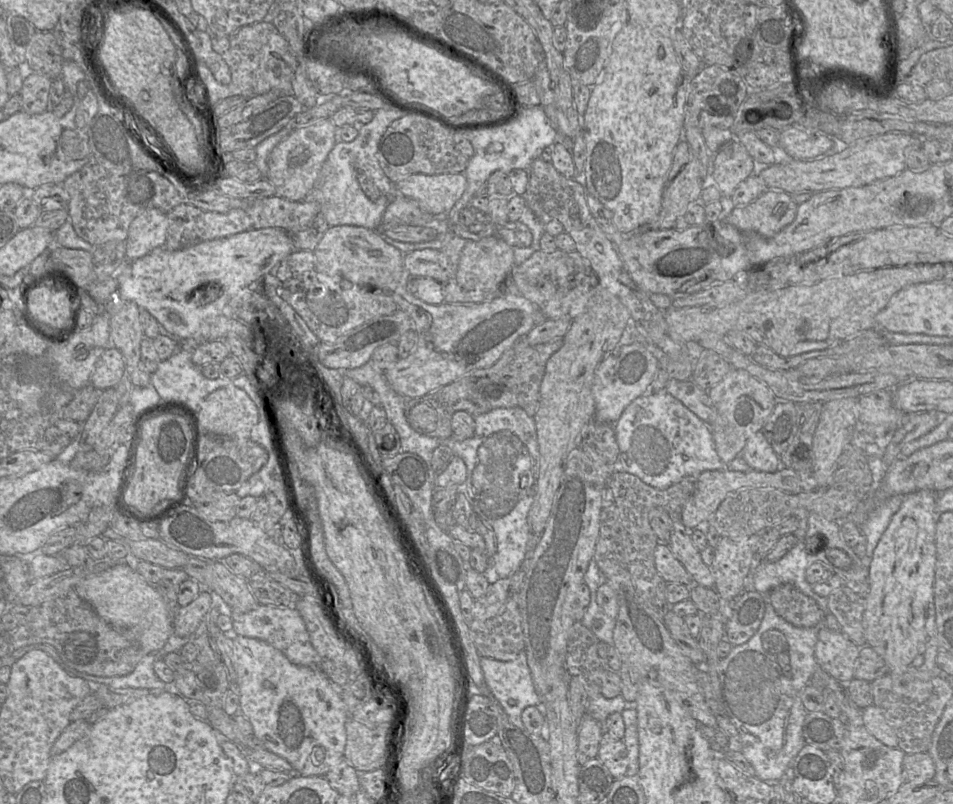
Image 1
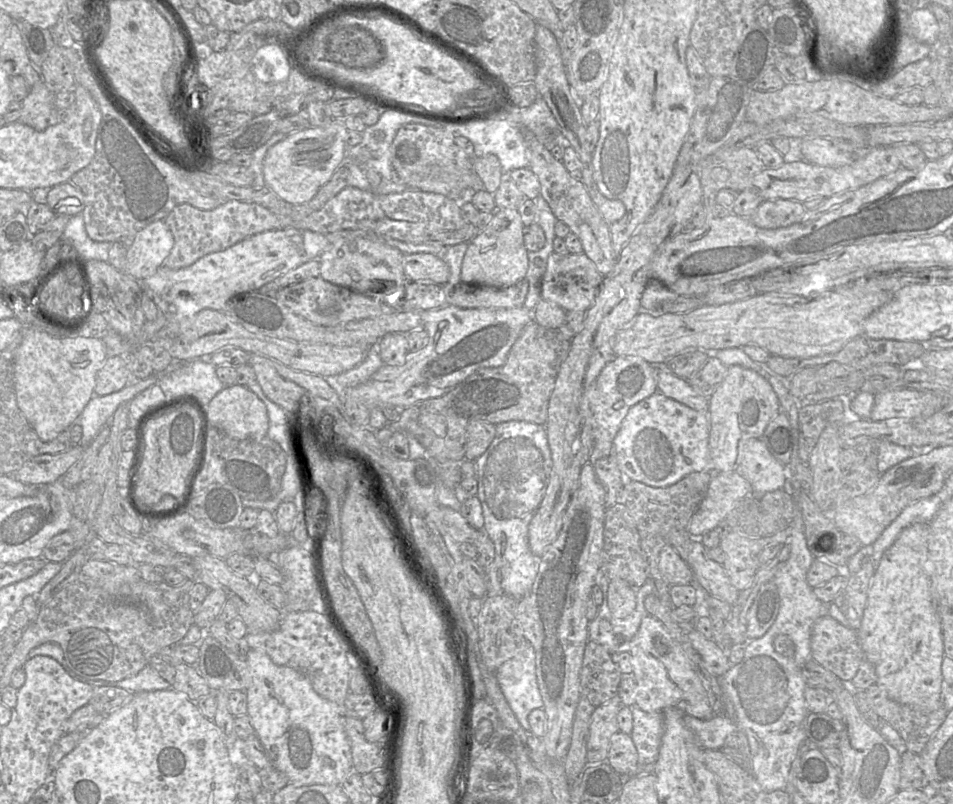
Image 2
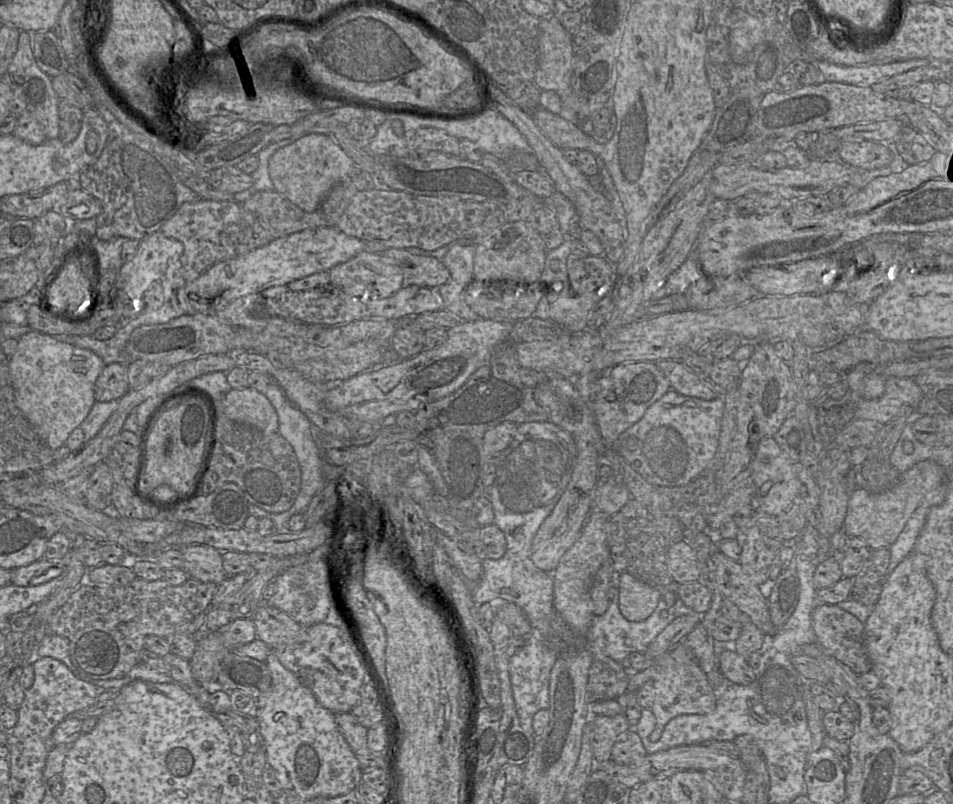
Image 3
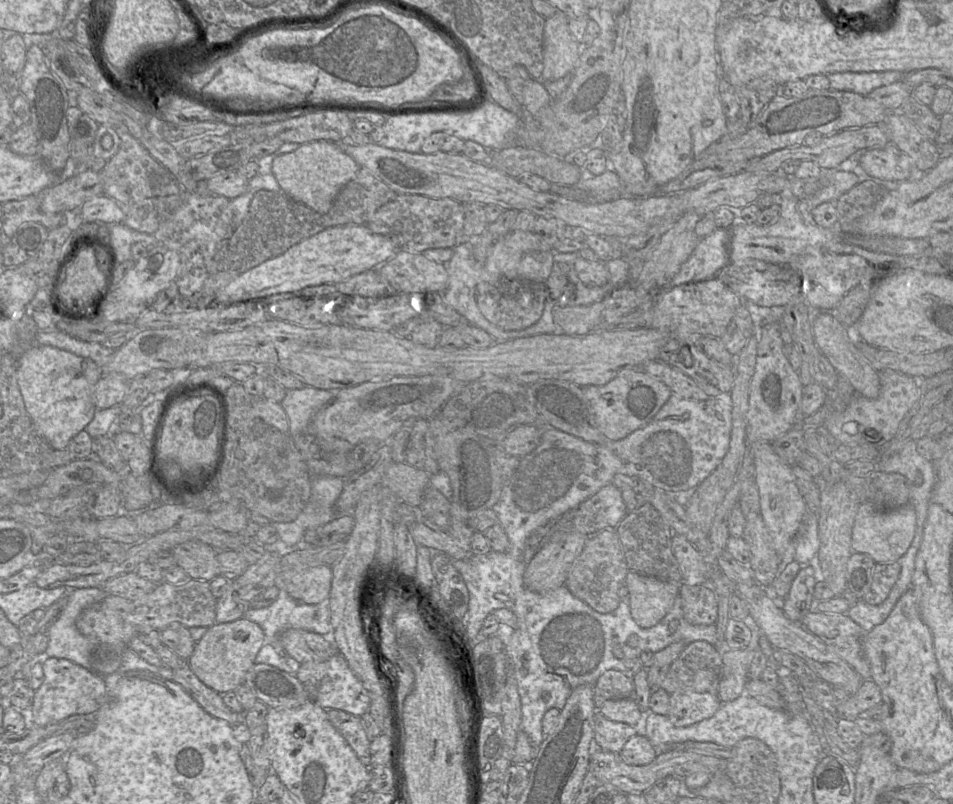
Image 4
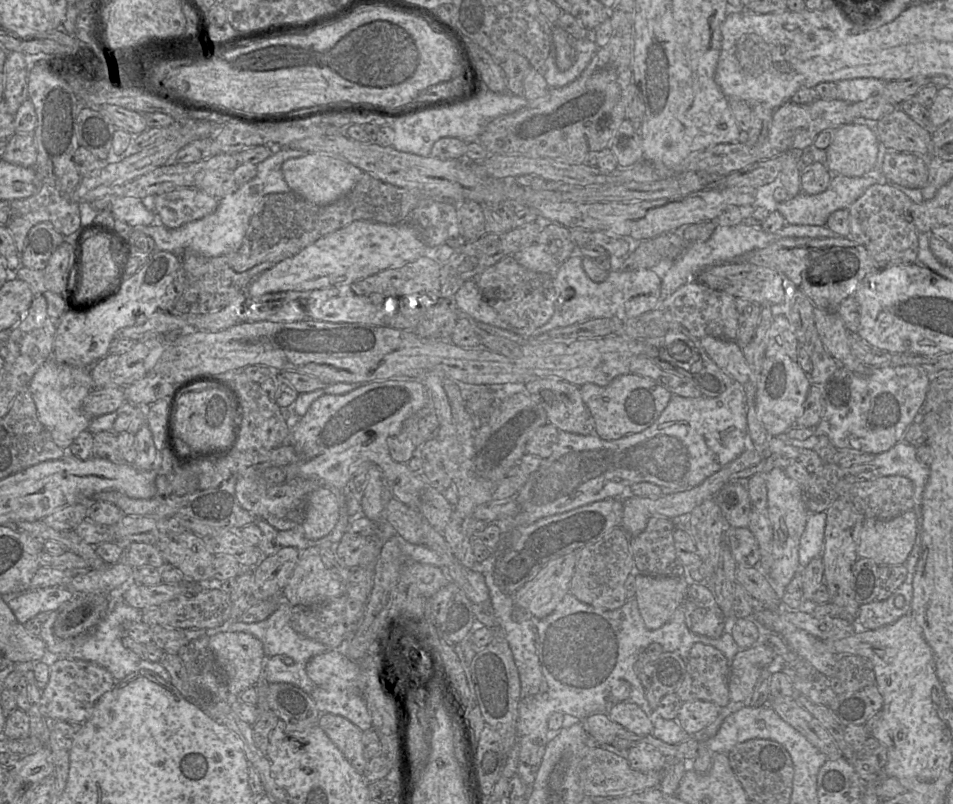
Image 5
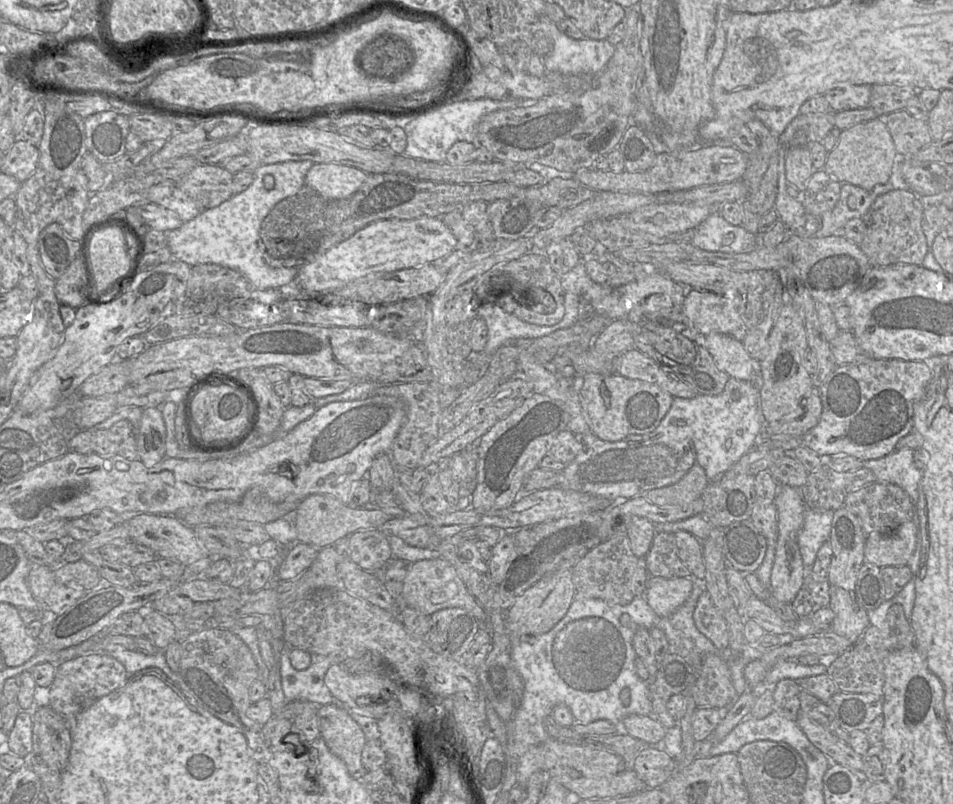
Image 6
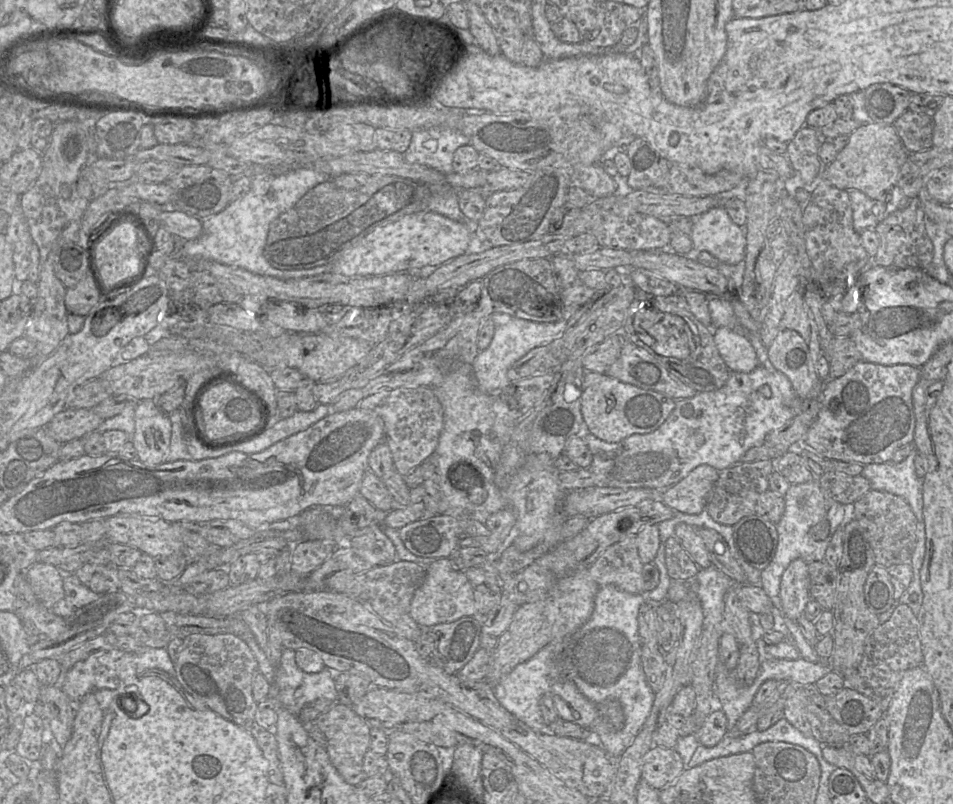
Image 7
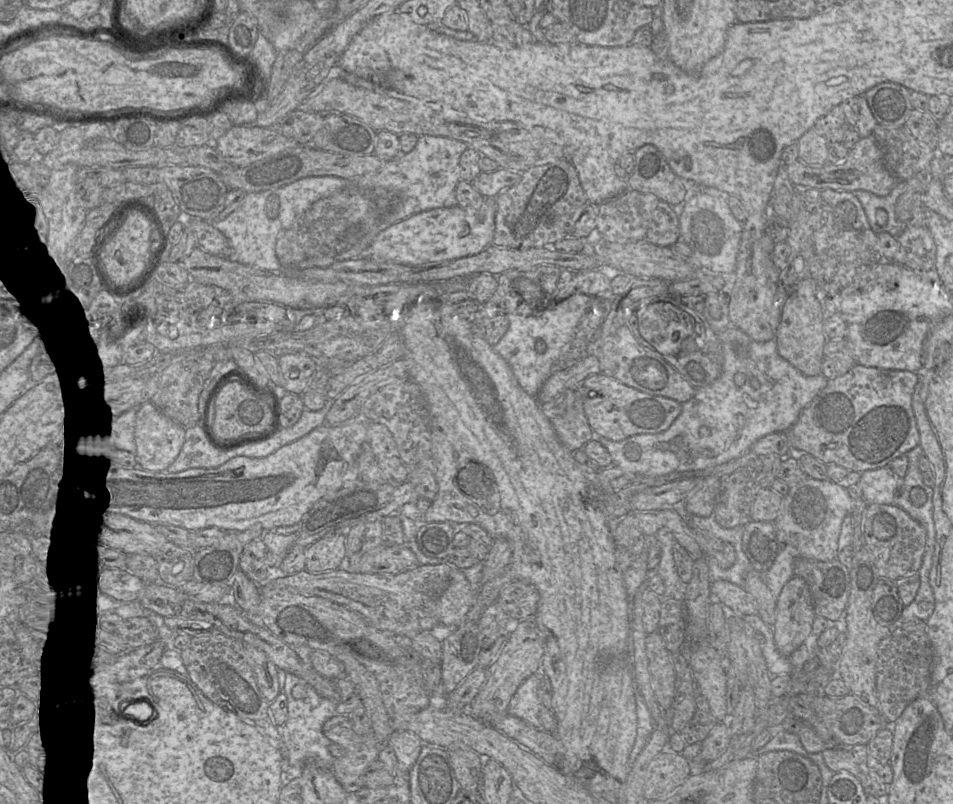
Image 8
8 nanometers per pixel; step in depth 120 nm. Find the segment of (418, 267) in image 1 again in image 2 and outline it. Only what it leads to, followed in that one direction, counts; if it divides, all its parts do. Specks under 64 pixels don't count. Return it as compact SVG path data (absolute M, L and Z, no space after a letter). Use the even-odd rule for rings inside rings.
M412 253L403 255L403 269L409 281L427 281L440 286L450 276L446 262L432 253Z

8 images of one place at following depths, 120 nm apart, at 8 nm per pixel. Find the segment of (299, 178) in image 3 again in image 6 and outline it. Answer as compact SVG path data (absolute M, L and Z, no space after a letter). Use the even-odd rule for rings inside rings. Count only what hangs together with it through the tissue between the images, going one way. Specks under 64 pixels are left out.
M315 163L305 176L305 186L326 200L339 200L352 195L365 181L367 173L336 163Z

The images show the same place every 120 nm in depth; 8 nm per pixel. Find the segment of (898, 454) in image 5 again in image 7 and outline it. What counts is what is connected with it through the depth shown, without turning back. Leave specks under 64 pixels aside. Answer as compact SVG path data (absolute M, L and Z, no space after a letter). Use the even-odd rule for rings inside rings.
M914 448L913 451L901 462L893 463L888 461L885 463L873 463L863 466L861 476L866 478L872 490L885 491L902 497L912 509L918 524L923 520L923 495L922 495L922 480L915 472L914 460L918 451Z

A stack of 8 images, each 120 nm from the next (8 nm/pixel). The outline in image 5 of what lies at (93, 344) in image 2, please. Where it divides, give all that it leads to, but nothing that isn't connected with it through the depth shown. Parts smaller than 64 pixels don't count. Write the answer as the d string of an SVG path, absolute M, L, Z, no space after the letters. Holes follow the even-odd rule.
M53 359L47 360L30 381L28 389L36 405L38 418L60 448L67 449L88 428L93 418L85 414L84 404L94 388L90 367L61 364Z

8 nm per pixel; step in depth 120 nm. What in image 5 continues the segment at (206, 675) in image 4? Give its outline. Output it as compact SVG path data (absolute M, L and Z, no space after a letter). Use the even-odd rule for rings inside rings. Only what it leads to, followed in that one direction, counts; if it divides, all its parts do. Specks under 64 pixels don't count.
M218 632L209 636L209 645L231 694L239 697L245 689L255 686L262 676L265 664L263 645L260 640L246 632Z

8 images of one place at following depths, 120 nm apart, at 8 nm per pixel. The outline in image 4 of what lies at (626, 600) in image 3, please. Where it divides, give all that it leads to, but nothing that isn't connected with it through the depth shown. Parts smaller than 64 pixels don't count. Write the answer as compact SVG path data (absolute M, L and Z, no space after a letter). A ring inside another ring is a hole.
M629 571L625 578L629 590L631 616L641 628L657 625L670 611L680 592L680 583Z

